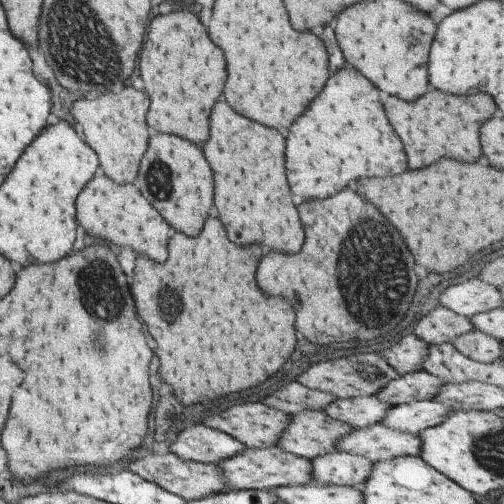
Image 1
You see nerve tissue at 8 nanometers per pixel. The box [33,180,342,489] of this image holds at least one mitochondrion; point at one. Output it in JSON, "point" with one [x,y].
{"point":[101,293]}

